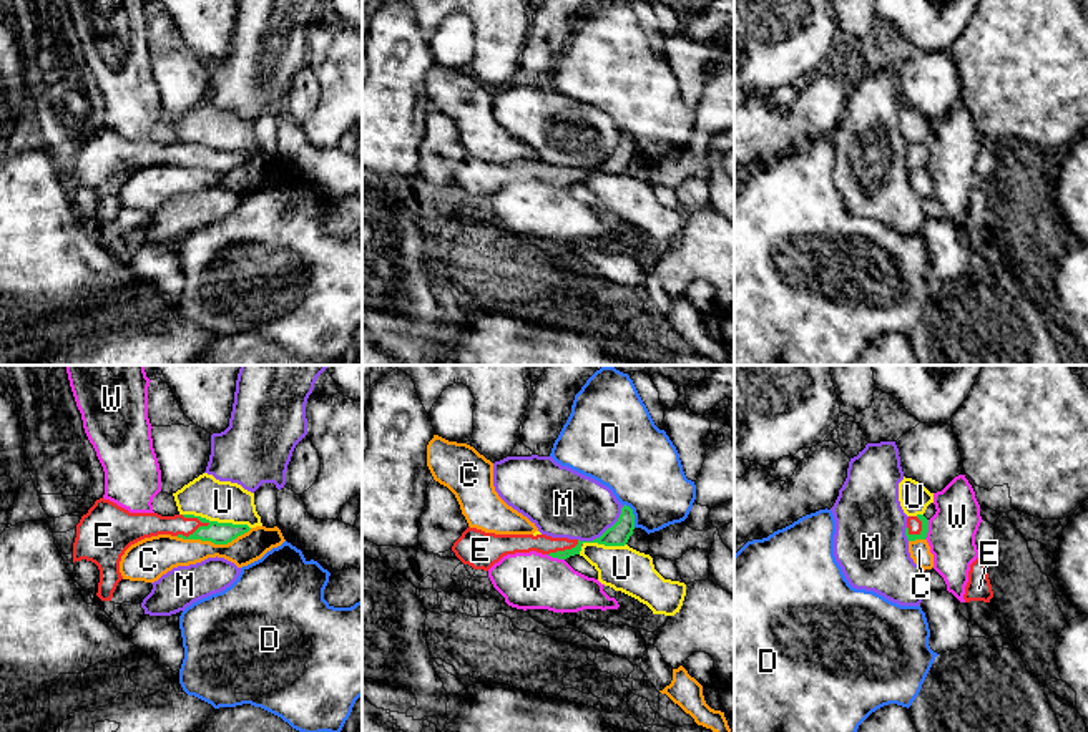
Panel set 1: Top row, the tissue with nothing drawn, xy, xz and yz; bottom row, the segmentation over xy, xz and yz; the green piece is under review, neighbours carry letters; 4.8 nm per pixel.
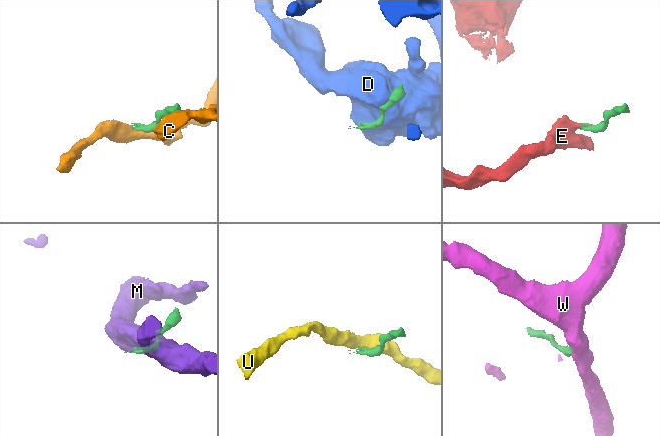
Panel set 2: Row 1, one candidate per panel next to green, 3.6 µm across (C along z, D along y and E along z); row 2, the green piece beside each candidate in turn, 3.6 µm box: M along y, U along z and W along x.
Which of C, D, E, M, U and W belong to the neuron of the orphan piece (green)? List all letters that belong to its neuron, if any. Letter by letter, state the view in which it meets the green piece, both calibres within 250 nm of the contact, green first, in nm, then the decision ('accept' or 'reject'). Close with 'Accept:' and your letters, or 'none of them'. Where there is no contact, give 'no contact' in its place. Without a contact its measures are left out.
C: meets green in xy; 110 nm thick on the green side, 170 nm on the other; reject
D: meets green in xz; 110 nm thick on the green side, 380 nm on the other; reject
E: meets green in xy; 110 nm thick on the green side, 130 nm on the other; accept
M: meets green in xz; 110 nm thick on the green side, 340 nm on the other; reject
U: meets green in xy; 110 nm thick on the green side, 200 nm on the other; reject
W: meets green in yz; 40 nm thick on the green side, 220 nm on the other; reject
Accept: E

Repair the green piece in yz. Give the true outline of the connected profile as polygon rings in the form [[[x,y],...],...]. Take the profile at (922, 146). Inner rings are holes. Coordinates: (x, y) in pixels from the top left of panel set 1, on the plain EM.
[[[924,143],[909,144],[905,164],[909,169],[925,168],[929,161],[929,148]]]

